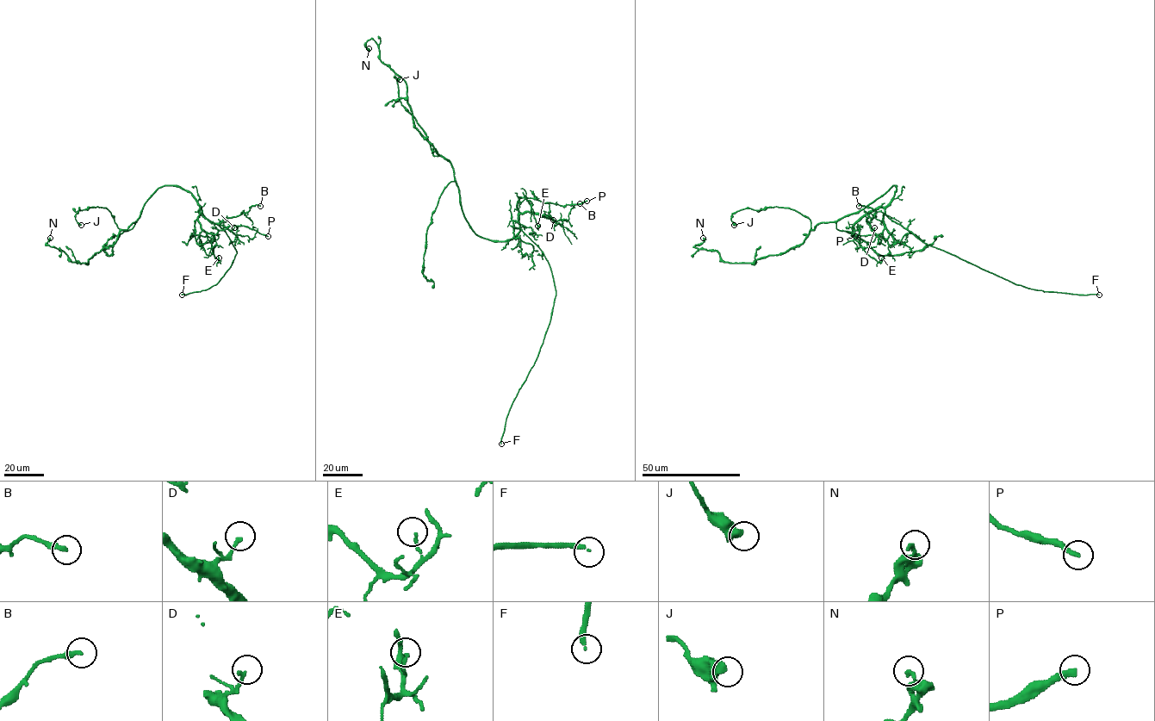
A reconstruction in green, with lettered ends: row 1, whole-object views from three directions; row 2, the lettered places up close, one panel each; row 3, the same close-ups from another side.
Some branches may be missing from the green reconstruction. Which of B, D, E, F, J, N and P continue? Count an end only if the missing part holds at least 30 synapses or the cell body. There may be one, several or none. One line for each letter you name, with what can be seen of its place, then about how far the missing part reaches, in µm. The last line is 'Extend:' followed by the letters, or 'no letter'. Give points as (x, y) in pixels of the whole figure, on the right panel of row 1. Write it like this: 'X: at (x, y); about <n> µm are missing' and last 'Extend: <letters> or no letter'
F: at (1099, 295); about 60 µm are missing
Extend: F

